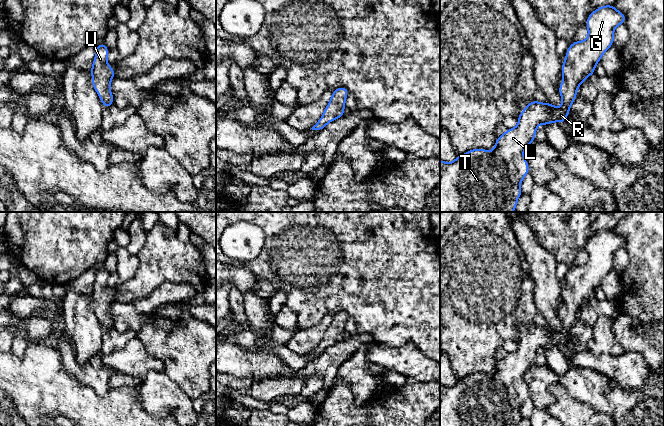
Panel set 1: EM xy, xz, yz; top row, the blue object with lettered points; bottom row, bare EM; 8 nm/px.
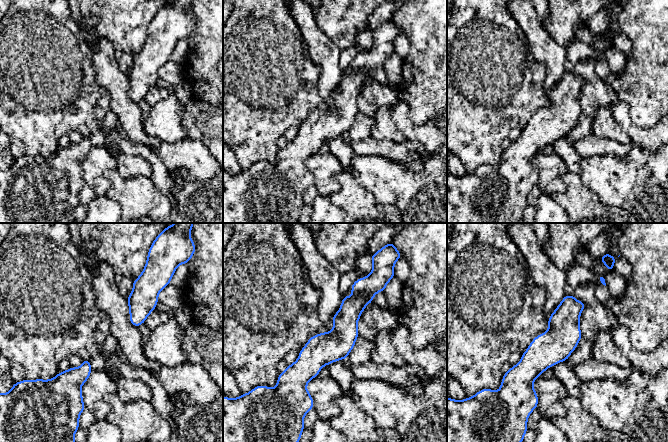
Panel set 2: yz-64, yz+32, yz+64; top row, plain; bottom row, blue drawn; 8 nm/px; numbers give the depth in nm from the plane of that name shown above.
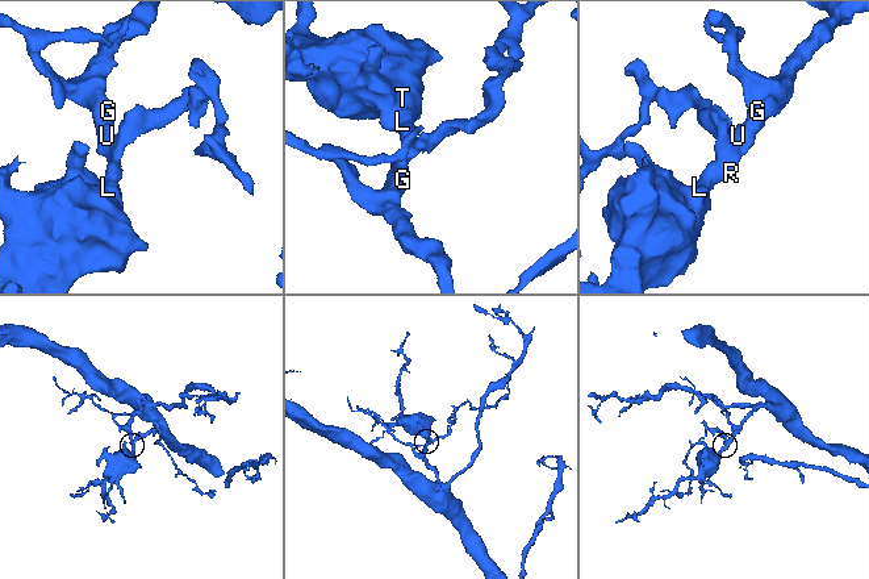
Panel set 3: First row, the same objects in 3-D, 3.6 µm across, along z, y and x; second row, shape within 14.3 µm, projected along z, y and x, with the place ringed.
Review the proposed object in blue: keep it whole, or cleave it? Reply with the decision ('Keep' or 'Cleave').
Keep

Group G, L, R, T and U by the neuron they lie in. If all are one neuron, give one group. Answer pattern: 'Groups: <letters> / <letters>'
Groups: G L R T U

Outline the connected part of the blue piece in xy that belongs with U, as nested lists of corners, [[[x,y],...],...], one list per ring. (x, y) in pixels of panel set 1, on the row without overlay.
[[[100,267],[96,272],[95,282],[91,291],[92,310],[98,317],[104,331],[113,329],[113,318],[110,314],[110,307],[115,300],[115,294],[108,286],[108,272],[104,267]]]

